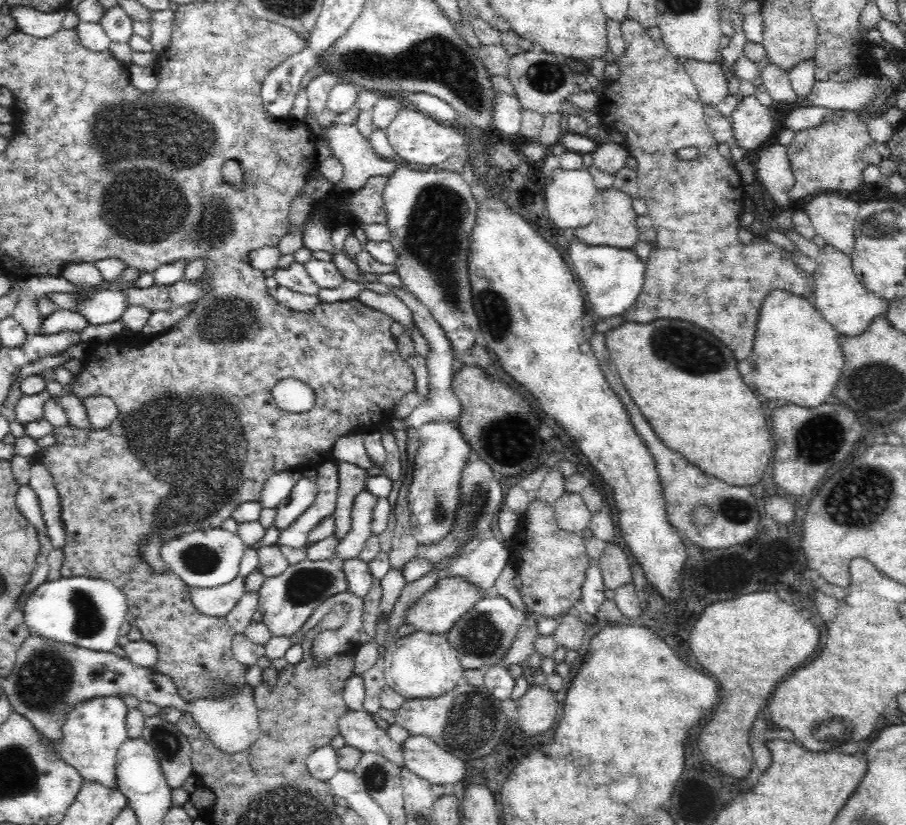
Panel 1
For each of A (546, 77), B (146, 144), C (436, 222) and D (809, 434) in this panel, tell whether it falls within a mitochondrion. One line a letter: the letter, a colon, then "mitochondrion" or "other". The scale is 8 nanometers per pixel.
A: mitochondrion
B: mitochondrion
C: mitochondrion
D: mitochondrion

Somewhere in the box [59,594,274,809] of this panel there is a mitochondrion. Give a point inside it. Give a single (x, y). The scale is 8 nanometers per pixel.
(165, 738)

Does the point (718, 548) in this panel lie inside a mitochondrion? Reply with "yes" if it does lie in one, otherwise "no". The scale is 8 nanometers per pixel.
no

